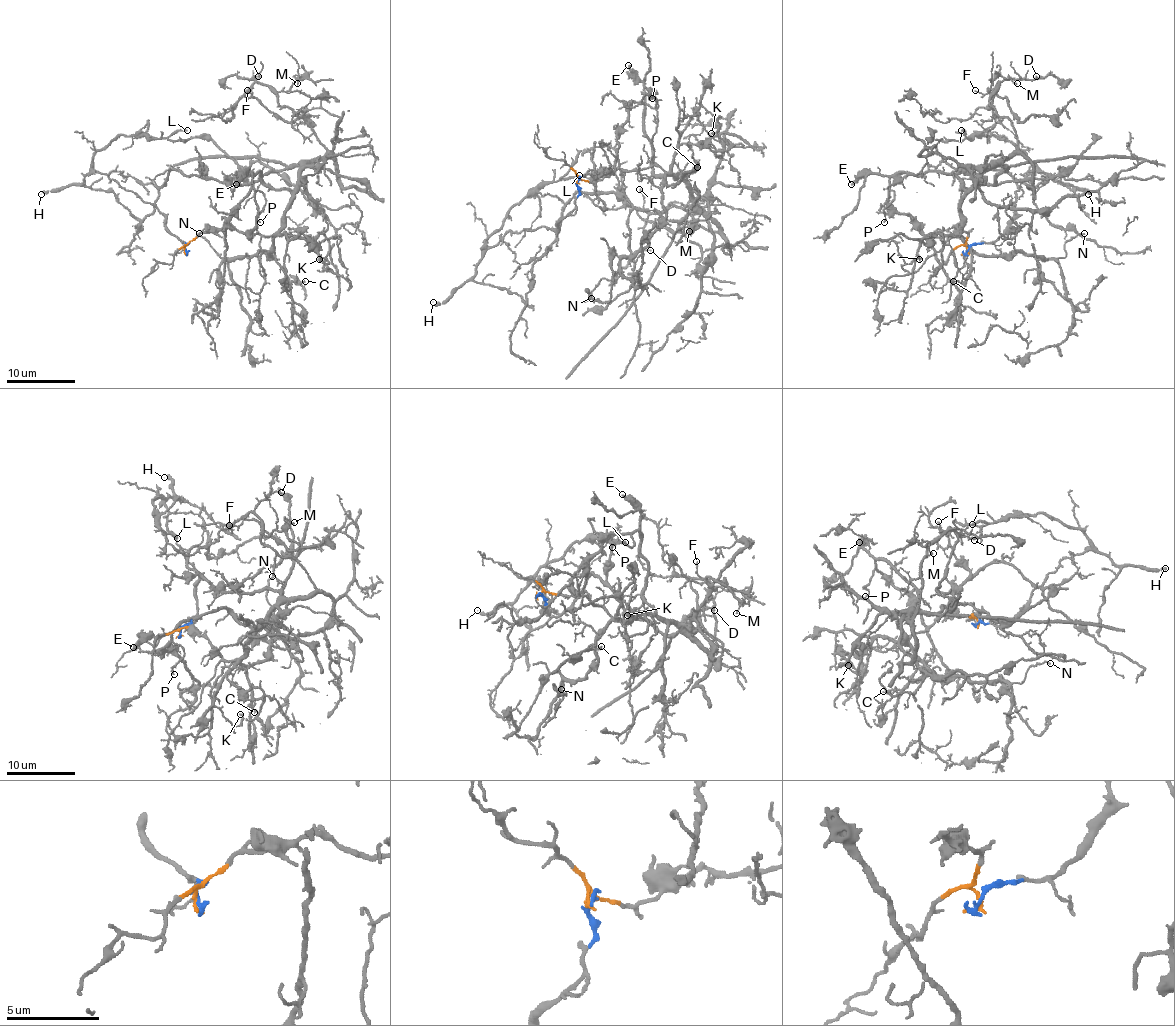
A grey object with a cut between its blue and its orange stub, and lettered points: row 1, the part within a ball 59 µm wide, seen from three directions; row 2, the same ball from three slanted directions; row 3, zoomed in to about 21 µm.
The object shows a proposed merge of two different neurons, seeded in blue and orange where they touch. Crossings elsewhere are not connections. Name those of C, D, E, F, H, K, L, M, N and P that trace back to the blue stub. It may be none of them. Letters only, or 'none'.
H, L

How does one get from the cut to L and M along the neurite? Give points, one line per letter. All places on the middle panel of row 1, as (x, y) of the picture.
L: (577, 182), (574, 207), (555, 228), (509, 231), (485, 248), (485, 241), (512, 207), (548, 183), (579, 175)
M: (576, 182), (661, 166), (683, 178), (719, 229), (702, 228), (670, 204), (694, 207), (689, 231)

